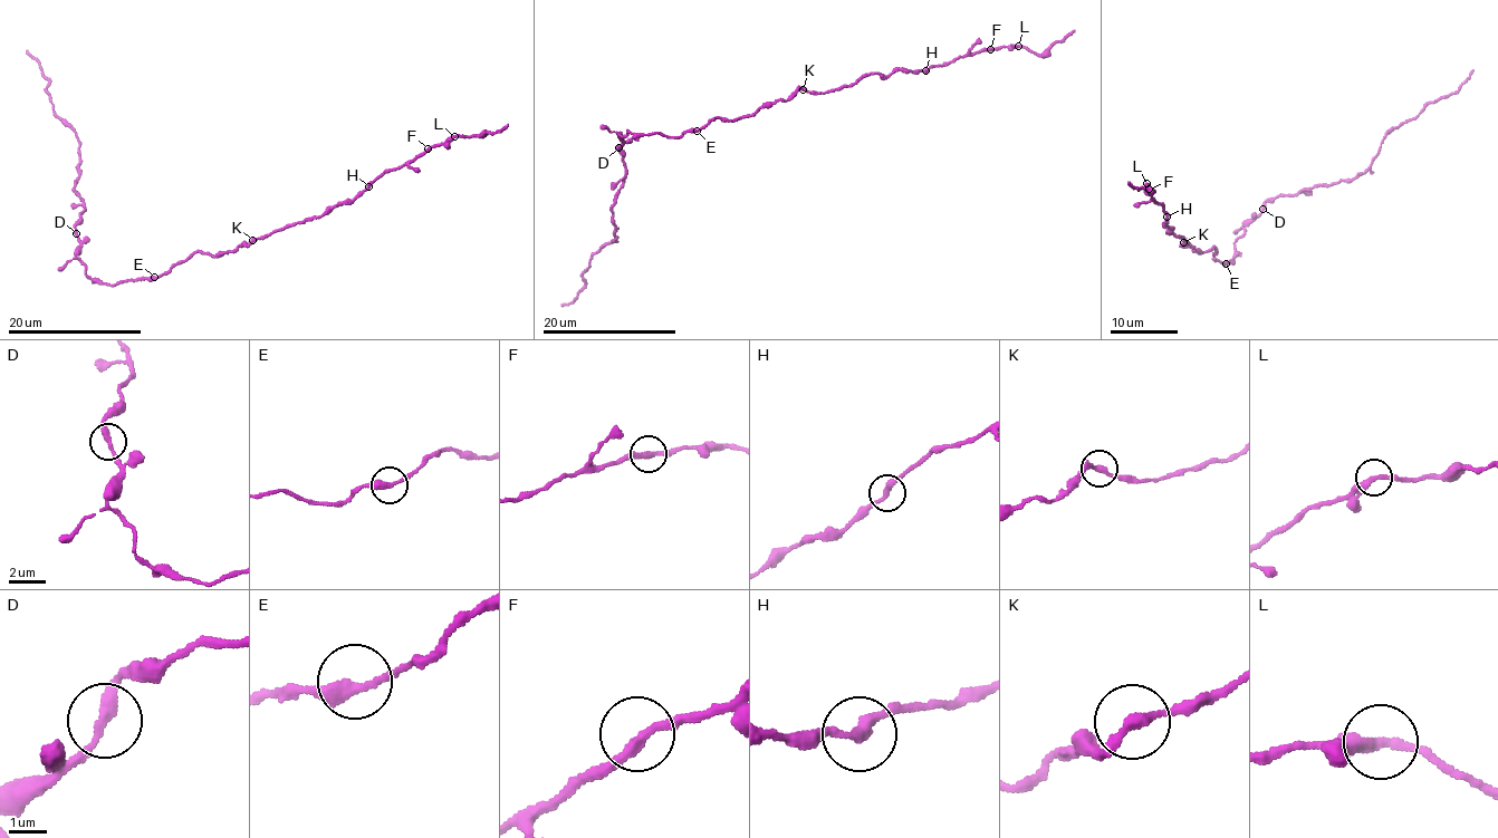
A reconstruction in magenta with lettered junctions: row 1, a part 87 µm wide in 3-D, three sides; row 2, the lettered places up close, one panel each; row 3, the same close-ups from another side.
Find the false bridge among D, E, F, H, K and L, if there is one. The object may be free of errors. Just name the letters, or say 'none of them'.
none of them

